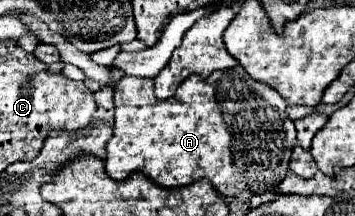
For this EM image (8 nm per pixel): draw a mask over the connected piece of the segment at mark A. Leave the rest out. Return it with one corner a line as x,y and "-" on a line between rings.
36,17
20,19
42,43
56,45
62,55
64,63
80,67
86,77
98,81
100,85
114,87
114,105
116,105
116,123
114,135
106,143
106,173
116,179
124,181
130,177
132,171
146,173
156,185
166,189
186,187
198,179
208,179
214,189
218,189
224,197
240,197
240,195
260,195
268,189
282,183
288,173
288,163
292,155
292,147
296,143
296,129
294,123
286,115
286,101
268,85
250,79
240,65
228,71
216,71
208,79
198,79
192,75
180,83
174,97
162,101
154,95
152,79
138,79
138,77
122,77
118,81
112,79
108,67
94,63
86,53
72,47
72,43
64,41
60,35
48,29
48,25

